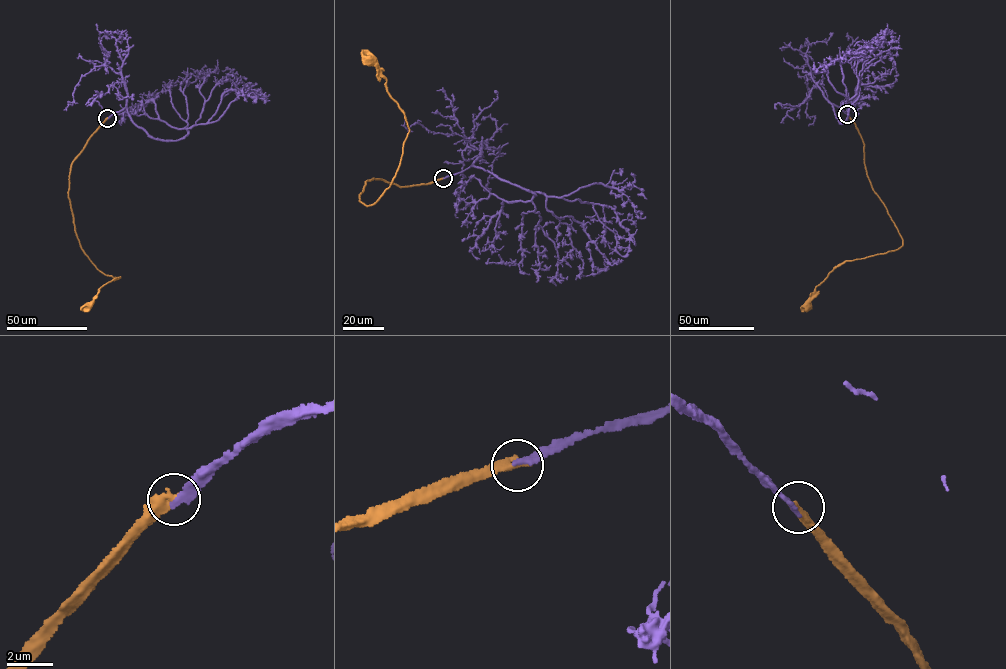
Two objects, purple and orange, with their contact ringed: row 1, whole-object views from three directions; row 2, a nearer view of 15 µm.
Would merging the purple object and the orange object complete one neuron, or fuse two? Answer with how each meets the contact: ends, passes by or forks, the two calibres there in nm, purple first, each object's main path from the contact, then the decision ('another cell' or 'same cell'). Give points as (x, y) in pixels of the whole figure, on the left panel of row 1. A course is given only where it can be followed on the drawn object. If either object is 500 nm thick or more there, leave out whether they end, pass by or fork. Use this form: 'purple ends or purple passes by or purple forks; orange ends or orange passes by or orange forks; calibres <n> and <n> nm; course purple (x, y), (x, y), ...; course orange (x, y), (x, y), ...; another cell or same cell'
purple ends; orange ends; calibres 300 and 480 nm; course purple (107, 118), (126, 108), (153, 137), (182, 138), (196, 125), (214, 86), (241, 78), (222, 71); course orange (107, 118), (74, 160), (69, 175), (68, 198), (80, 246), (96, 268), (120, 277), (100, 287), (88, 308); another cell

